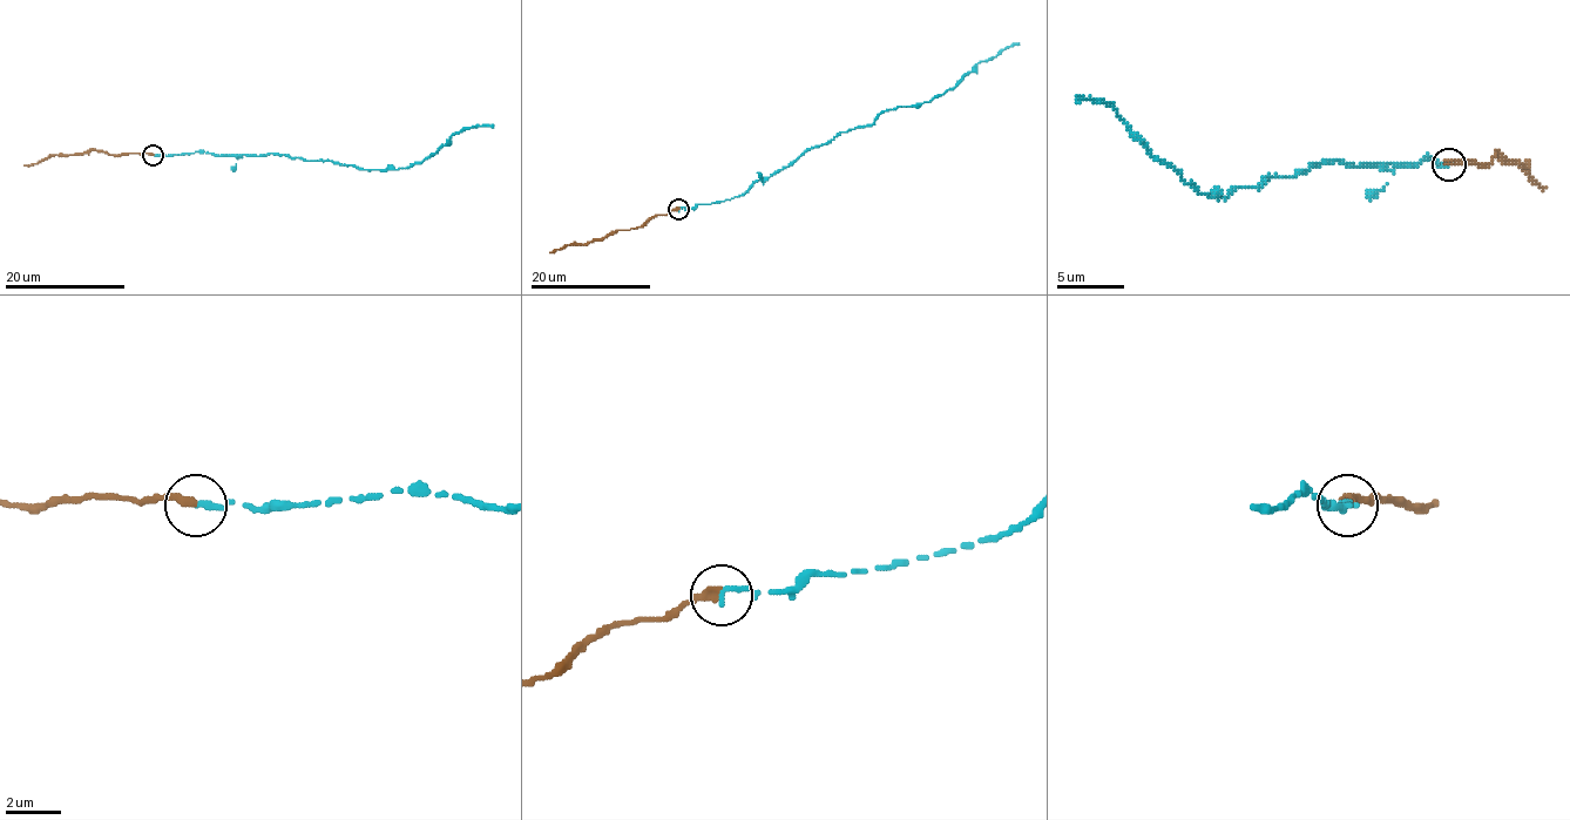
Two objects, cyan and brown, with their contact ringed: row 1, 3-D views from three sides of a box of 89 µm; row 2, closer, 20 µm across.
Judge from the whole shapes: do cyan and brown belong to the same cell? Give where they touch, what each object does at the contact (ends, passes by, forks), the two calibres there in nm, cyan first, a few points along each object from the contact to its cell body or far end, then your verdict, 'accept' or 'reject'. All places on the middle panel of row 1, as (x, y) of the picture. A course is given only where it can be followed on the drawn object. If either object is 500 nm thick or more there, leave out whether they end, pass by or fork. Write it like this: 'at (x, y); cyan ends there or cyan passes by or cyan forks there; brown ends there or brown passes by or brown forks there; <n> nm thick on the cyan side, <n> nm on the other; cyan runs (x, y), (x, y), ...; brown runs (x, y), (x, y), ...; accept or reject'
at (678, 209); cyan ends there; brown ends there; 240 nm thick on the cyan side, 380 nm on the other; cyan runs (678, 209), (739, 196), (756, 182), (841, 131), (872, 124), (890, 109), (938, 97), (979, 62), (1019, 43); brown runs (678, 209), (655, 215), (641, 226), (616, 230), (601, 238), (549, 252); accept

